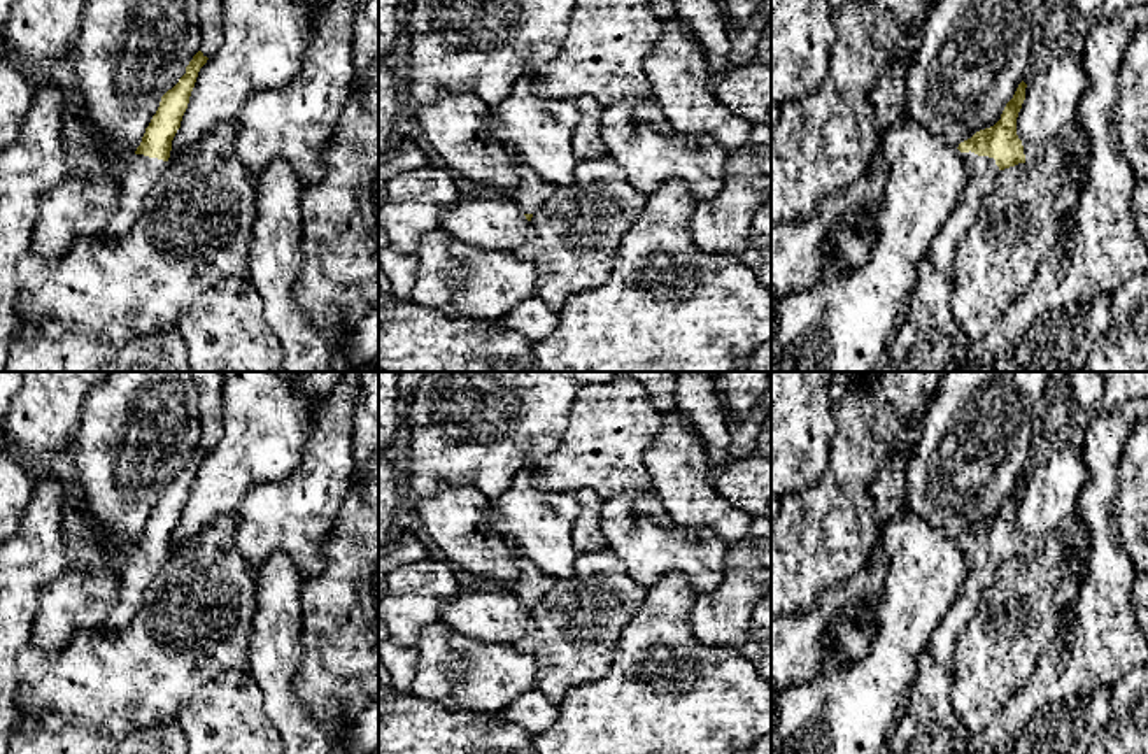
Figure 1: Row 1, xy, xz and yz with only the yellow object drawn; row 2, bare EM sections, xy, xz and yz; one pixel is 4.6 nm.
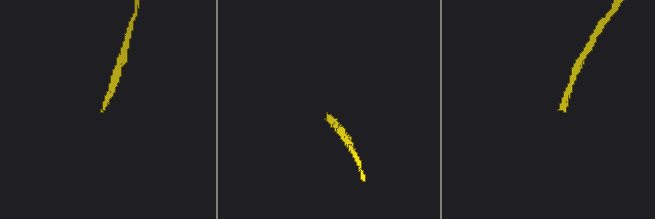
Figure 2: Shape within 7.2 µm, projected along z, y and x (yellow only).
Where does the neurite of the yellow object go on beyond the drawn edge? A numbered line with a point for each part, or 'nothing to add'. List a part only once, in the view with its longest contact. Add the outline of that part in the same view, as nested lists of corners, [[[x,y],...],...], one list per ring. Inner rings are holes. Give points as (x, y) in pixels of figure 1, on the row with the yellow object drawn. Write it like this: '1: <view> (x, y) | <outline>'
1: yz (982, 172) | [[[971,151],[960,153],[960,156],[966,165],[966,184],[960,202],[948,214],[927,251],[929,261],[952,281],[955,272],[955,253],[981,212],[983,200],[994,191],[1001,174],[994,158],[978,156]]]

